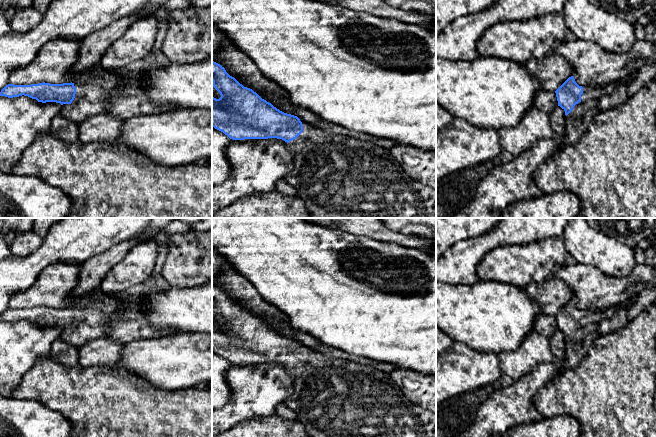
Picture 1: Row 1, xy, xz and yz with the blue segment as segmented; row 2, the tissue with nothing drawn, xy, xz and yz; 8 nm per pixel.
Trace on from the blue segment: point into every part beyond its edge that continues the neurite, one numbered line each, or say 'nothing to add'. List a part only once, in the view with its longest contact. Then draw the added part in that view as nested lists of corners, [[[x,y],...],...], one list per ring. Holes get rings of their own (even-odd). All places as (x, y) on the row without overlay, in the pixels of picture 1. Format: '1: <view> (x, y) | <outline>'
1: xy (98, 309) | [[[100,287],[95,288],[87,297],[73,298],[76,311],[75,322],[71,328],[63,328],[60,338],[73,347],[80,347],[96,338],[106,338],[106,326],[116,320],[117,313],[123,309],[121,300],[114,294],[104,293]]]

